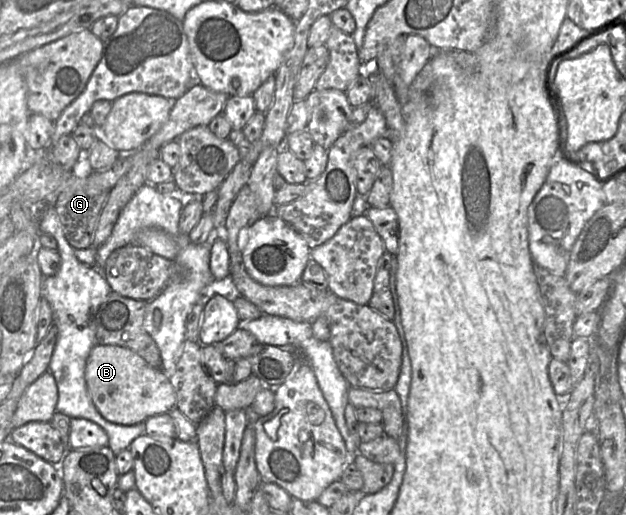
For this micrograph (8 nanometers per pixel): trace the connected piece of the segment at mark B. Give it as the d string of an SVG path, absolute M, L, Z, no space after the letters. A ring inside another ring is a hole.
M96 344L87 358L85 380L97 410L114 423L138 424L176 407L176 394L170 378L162 369L152 367L126 347Z

